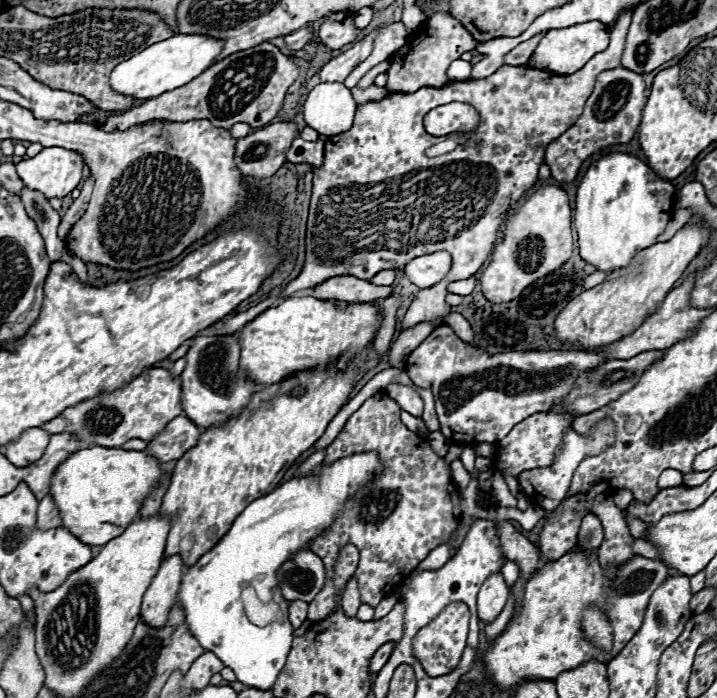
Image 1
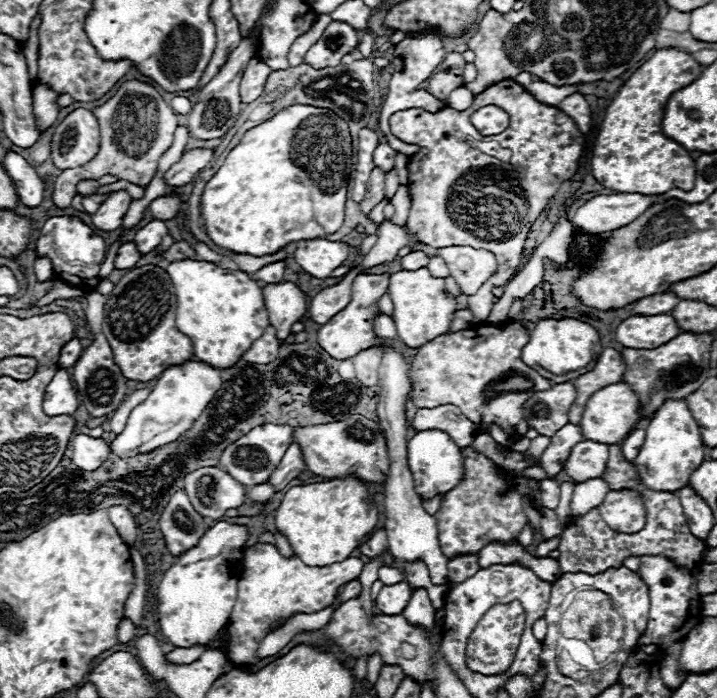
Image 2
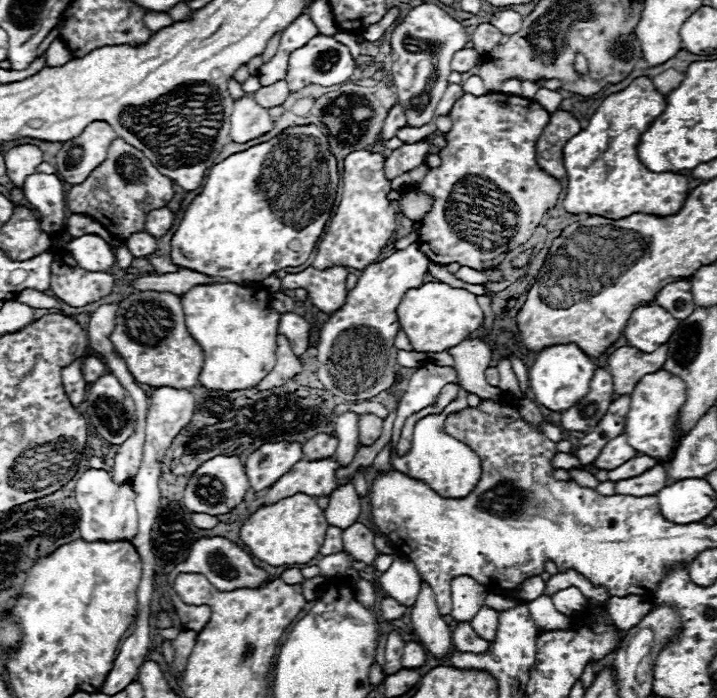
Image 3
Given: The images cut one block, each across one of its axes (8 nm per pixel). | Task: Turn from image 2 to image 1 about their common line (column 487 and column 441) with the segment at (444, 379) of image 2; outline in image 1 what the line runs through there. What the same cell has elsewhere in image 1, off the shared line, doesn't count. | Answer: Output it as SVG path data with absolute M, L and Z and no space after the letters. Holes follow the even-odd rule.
M438 326L410 356L406 362L406 372L410 380L420 386L428 388L434 394L436 414L442 424L442 434L450 442L470 444L470 442L496 442L502 440L520 420L536 414L546 412L552 406L560 404L564 396L576 384L576 376L580 372L588 372L588 368L596 368L596 364L604 364L610 358L600 352L582 352L582 350L554 350L554 352L506 352L488 356L488 352L480 348L472 348L462 342L452 328Z

